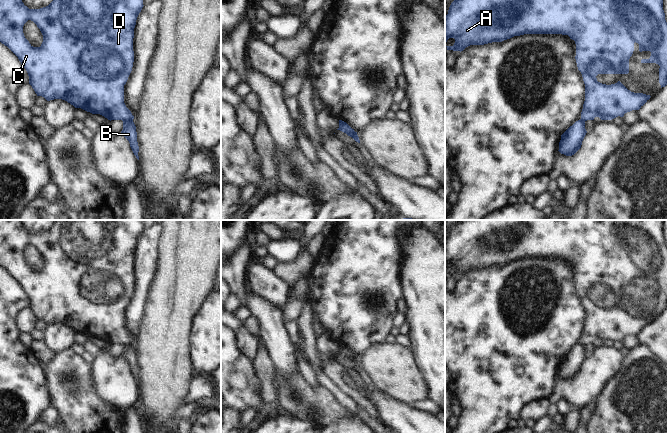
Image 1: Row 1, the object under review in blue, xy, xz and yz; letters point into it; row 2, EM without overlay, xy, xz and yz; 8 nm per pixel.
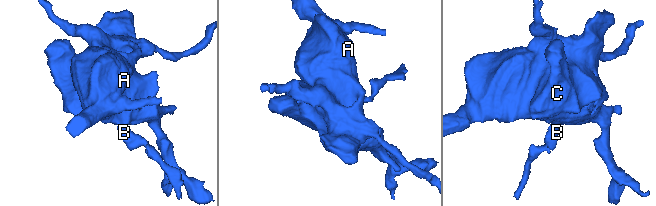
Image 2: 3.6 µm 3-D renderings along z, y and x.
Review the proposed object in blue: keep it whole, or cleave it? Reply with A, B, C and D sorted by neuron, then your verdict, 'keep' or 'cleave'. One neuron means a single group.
A C D / B | cleave

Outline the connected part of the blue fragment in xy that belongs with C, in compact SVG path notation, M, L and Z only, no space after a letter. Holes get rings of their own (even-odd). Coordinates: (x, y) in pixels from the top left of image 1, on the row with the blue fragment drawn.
M0 0L0 42L7 46L19 59L29 76L29 84L37 96L44 97L47 101L62 99L92 114L100 114L108 120L133 121L134 116L124 103L124 85L132 71L134 62L133 38L136 20L143 8L143 0L53 0L48 6L40 9L29 9L22 0ZM28 21L33 21L43 35L40 47L33 47L25 38L23 26Z

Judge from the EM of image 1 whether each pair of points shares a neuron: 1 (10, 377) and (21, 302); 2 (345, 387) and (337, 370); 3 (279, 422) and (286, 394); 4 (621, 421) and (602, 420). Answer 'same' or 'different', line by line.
1: same
2: same
3: different
4: same

